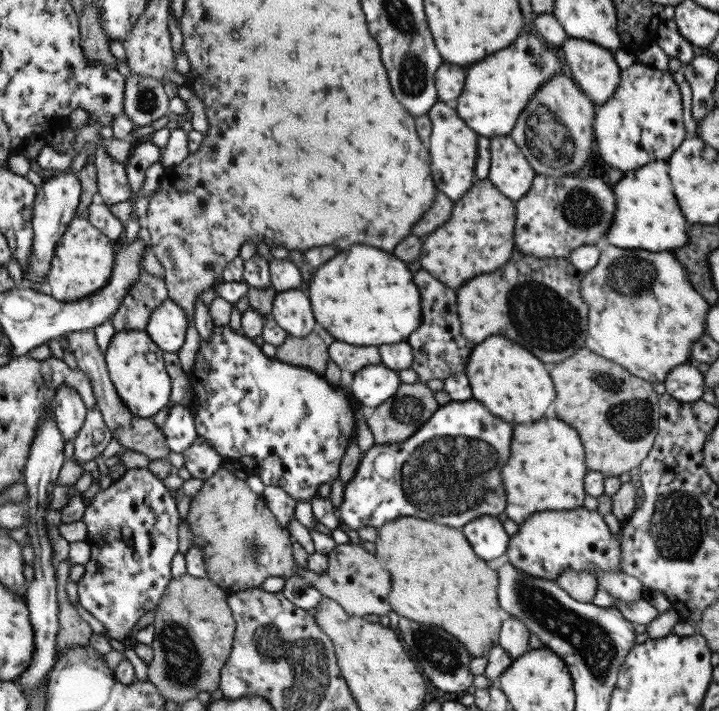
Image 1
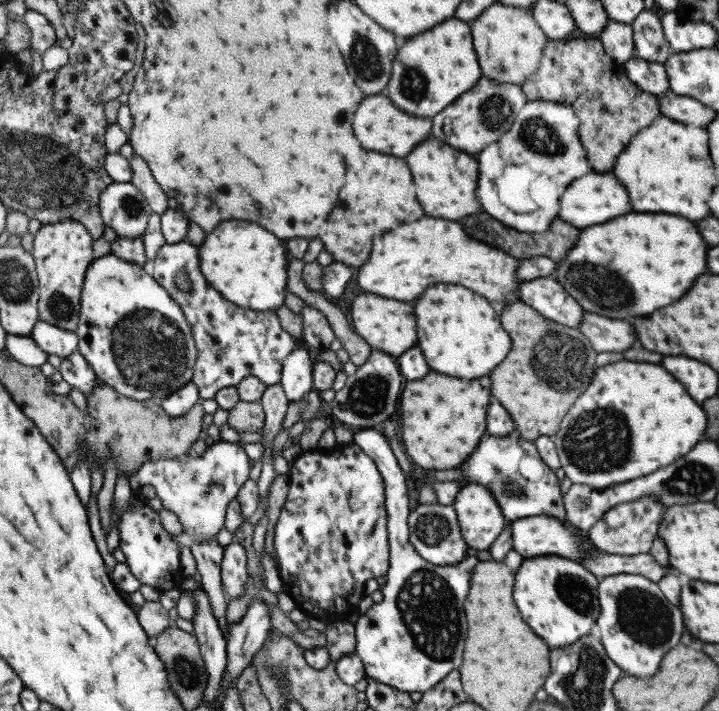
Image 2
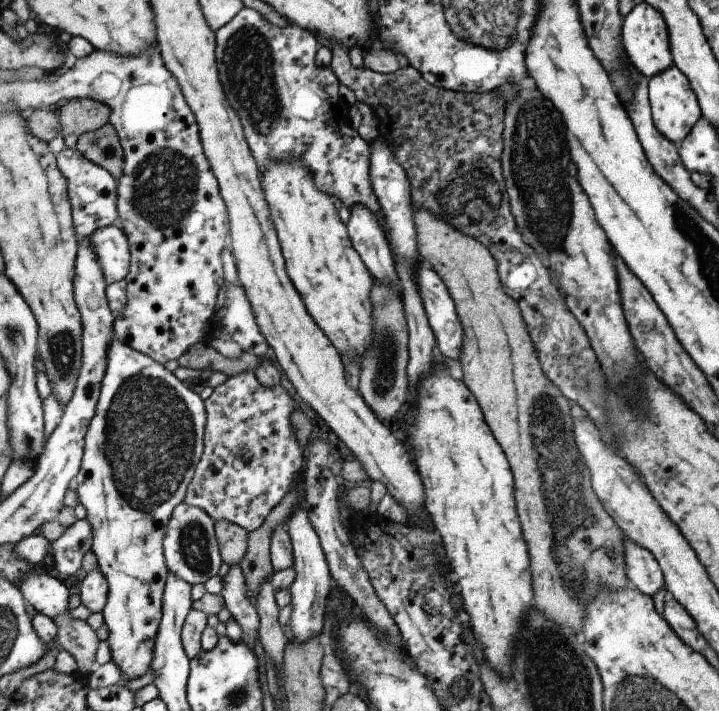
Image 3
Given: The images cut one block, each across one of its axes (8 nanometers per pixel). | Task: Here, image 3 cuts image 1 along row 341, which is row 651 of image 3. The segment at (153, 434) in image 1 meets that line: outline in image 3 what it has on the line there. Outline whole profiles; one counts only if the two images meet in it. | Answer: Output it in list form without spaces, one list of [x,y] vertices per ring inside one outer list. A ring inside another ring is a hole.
[[[63,612],[55,618],[59,626],[59,646],[71,652],[79,664],[79,676],[91,674],[97,668],[97,648],[99,648],[99,632],[85,620],[73,616],[73,612]]]

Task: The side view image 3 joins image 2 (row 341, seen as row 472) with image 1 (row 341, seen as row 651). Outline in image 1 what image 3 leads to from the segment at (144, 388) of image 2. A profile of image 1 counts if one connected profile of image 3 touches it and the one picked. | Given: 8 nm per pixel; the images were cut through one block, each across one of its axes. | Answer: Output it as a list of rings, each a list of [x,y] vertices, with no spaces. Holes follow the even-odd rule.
[[[147,330],[117,332],[107,350],[107,366],[115,388],[119,388],[119,396],[123,396],[135,416],[153,418],[161,408],[171,406],[175,380],[171,378],[171,368],[167,368],[167,354]]]

